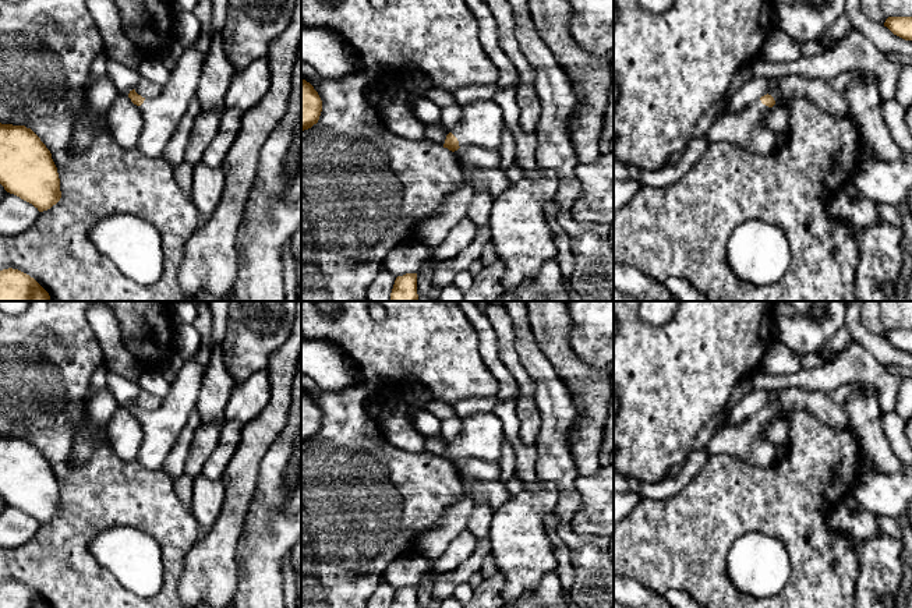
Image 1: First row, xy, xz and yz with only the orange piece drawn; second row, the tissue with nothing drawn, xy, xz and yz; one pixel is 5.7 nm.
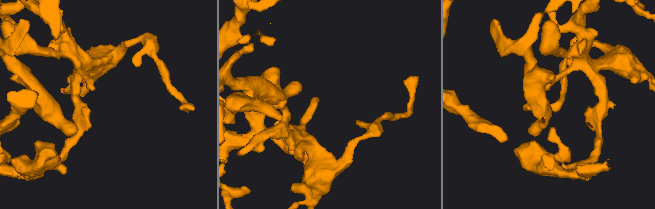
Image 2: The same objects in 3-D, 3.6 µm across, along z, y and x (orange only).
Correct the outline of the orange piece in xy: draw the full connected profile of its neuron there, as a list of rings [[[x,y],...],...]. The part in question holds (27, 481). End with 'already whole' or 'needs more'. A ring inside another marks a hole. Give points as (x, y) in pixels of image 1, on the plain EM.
[[[0,435],[0,496],[39,524],[50,522],[61,510],[52,466],[25,438]]]; already whole

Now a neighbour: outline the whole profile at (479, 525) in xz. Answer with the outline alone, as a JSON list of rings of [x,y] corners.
[[[474,505],[467,522],[467,530],[476,537],[477,542],[489,540],[489,527],[494,510],[487,505]]]

